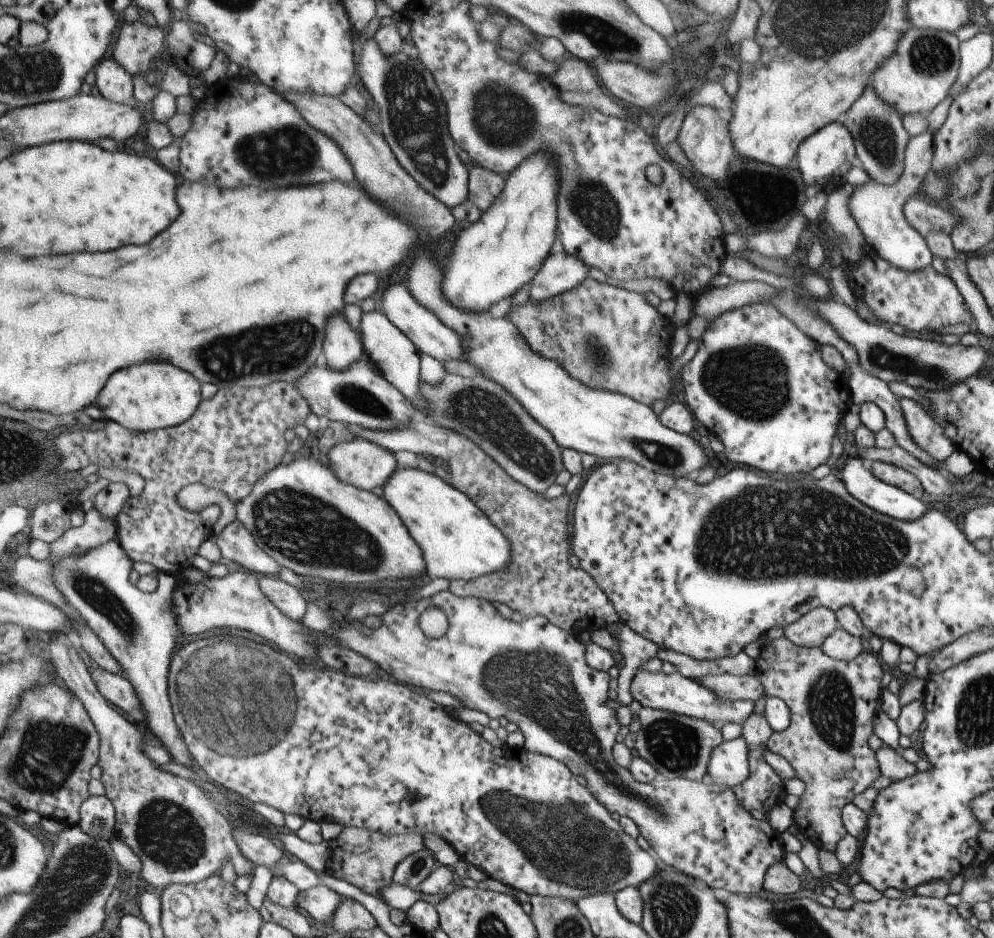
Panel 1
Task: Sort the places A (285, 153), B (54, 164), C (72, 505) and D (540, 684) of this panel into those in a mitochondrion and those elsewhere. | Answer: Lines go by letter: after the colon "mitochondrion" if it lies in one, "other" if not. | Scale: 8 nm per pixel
A: mitochondrion
B: other
C: other
D: mitochondrion

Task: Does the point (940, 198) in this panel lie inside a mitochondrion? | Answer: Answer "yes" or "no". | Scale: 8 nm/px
no

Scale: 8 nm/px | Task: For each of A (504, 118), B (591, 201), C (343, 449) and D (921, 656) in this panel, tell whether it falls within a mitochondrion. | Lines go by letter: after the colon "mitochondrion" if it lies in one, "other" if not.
A: mitochondrion
B: mitochondrion
C: other
D: other

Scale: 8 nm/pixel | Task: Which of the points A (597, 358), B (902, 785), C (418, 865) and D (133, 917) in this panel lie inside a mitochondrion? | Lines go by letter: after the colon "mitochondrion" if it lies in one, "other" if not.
A: mitochondrion
B: other
C: mitochondrion
D: other

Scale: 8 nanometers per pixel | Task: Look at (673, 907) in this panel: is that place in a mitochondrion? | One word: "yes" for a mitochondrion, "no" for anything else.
yes

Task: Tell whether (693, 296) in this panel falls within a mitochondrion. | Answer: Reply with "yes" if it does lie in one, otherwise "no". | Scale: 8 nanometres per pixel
no

